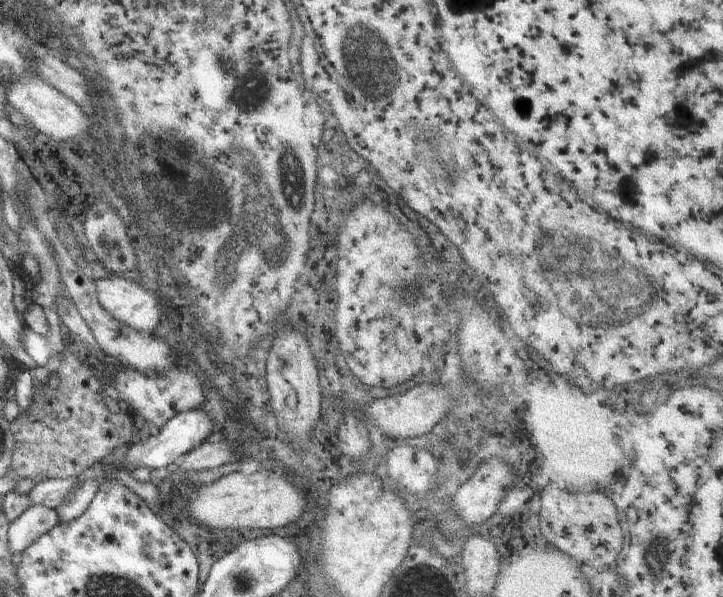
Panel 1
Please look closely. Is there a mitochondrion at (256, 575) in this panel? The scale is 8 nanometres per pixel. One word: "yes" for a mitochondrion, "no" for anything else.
yes

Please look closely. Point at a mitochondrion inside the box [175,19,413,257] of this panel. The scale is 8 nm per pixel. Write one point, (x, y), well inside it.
(298, 177)

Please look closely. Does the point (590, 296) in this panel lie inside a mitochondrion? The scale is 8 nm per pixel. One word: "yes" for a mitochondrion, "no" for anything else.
yes

